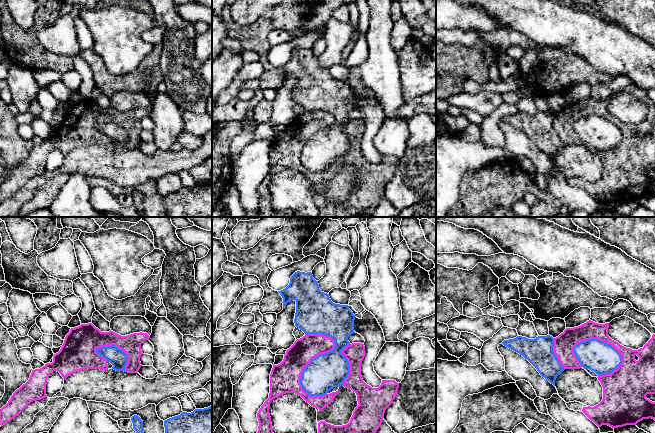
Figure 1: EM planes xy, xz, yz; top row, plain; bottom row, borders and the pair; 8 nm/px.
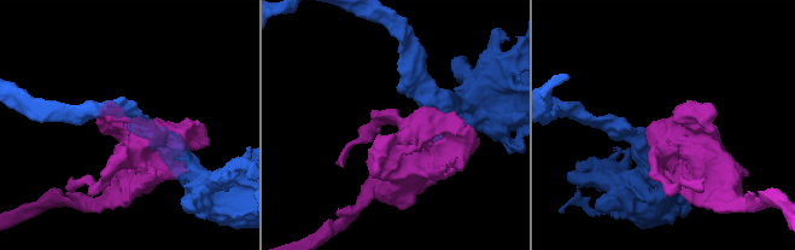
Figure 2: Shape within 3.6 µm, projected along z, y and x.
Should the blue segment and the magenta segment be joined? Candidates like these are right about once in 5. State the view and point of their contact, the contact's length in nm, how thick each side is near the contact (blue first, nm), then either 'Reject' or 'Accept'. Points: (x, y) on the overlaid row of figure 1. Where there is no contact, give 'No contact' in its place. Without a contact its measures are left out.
Touches blue at xz (315, 357). Shared border 500 nm. Thickness 280 nm (blue) against 200 nm. Reject

